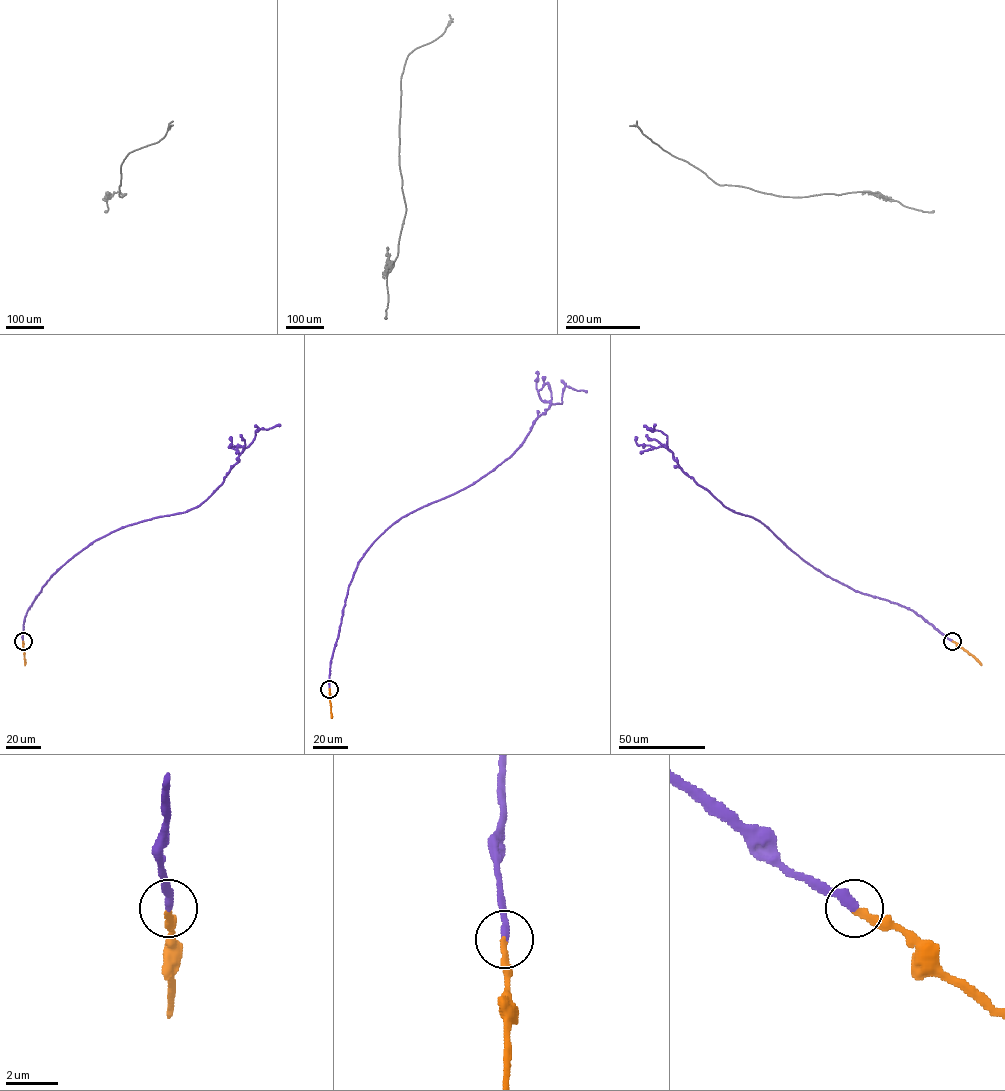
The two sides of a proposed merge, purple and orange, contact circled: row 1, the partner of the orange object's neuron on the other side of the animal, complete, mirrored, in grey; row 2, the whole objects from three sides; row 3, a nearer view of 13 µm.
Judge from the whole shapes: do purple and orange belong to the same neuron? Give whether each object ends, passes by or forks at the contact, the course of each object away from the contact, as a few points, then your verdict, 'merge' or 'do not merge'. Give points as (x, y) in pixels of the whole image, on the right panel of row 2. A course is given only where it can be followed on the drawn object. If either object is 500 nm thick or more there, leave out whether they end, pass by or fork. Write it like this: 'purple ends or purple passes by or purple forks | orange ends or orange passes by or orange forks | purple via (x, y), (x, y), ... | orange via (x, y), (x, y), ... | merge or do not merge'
purple ends | orange ends | purple via (952, 641), (912, 610), (826, 576), (760, 521), (725, 507), (682, 470), (667, 436), (649, 429), (655, 425) | orange via (952, 641), (981, 665) | merge

